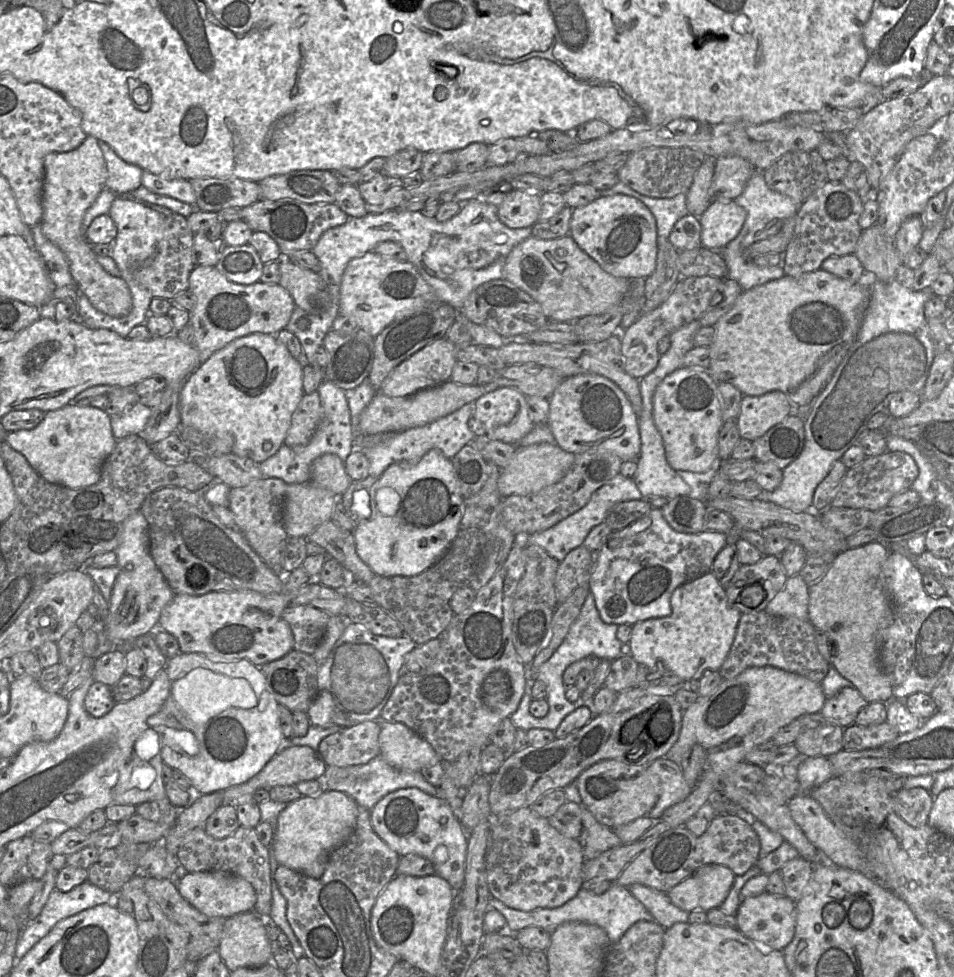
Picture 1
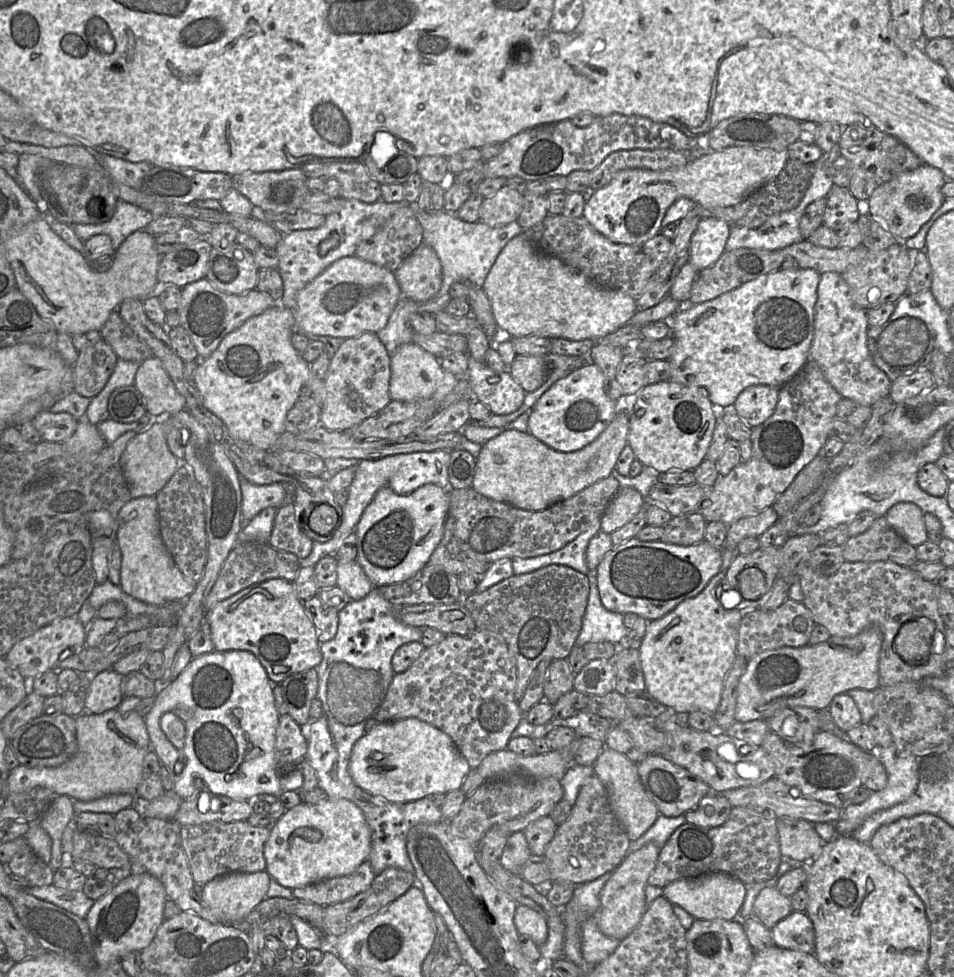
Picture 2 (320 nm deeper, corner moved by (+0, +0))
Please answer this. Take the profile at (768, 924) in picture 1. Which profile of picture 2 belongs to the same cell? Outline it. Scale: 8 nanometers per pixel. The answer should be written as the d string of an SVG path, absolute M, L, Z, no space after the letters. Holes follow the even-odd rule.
M793 910L787 917L778 922L771 929L771 932L776 946L814 954L814 926L805 912ZM803 932L808 932L807 940L804 943L798 943L797 938Z

